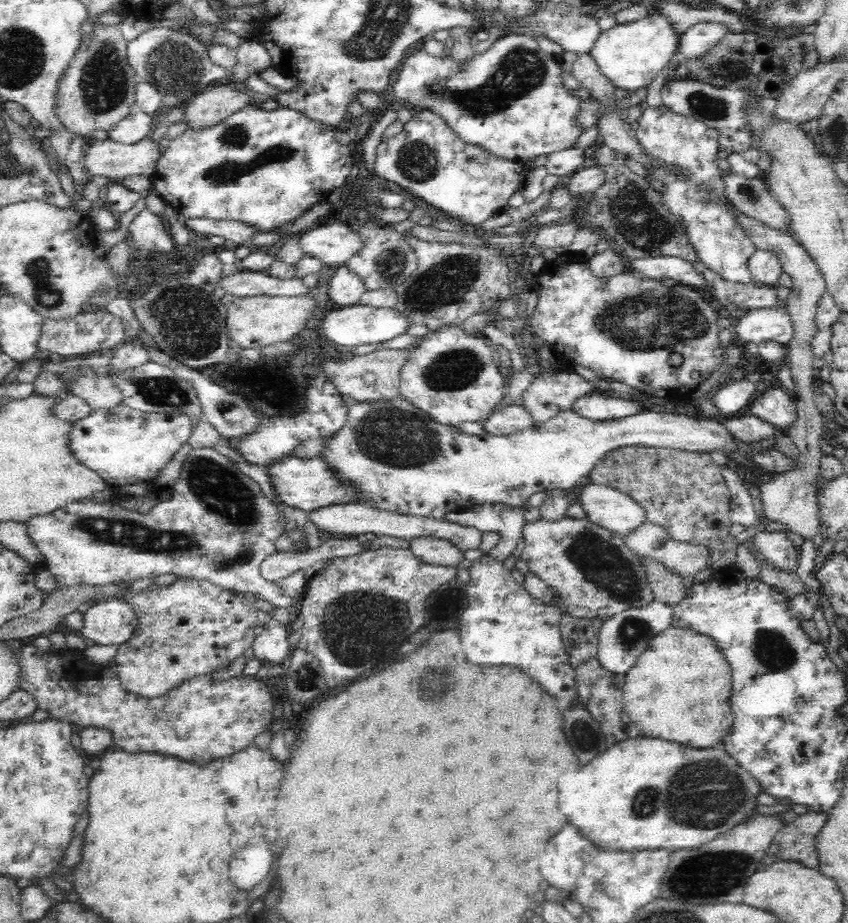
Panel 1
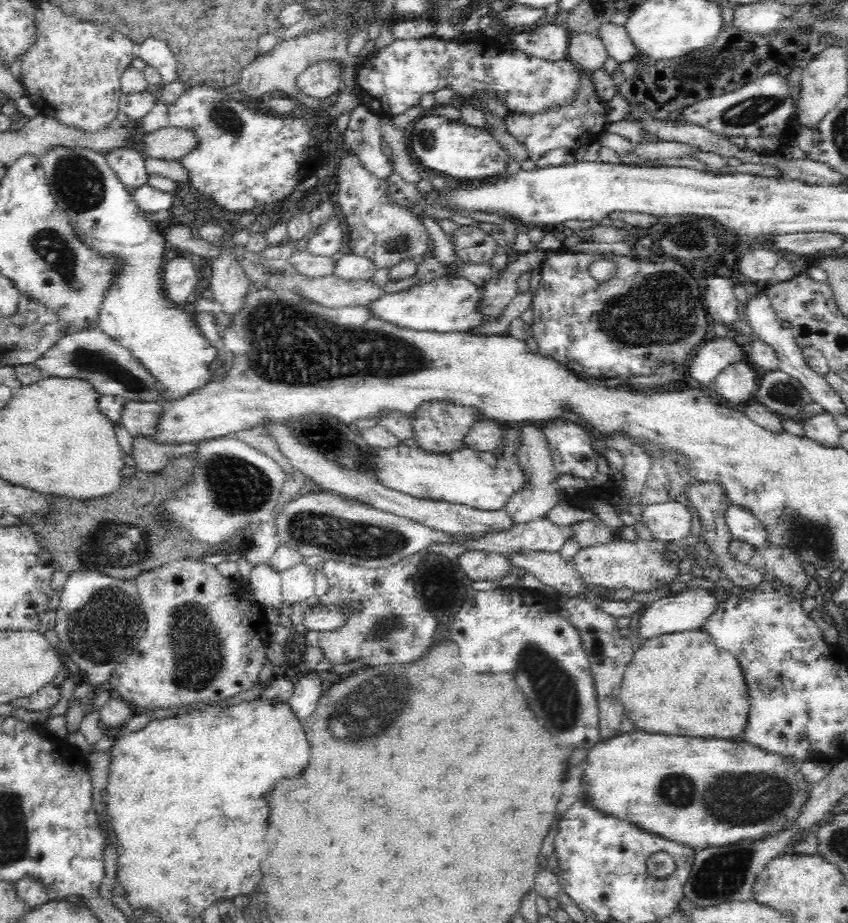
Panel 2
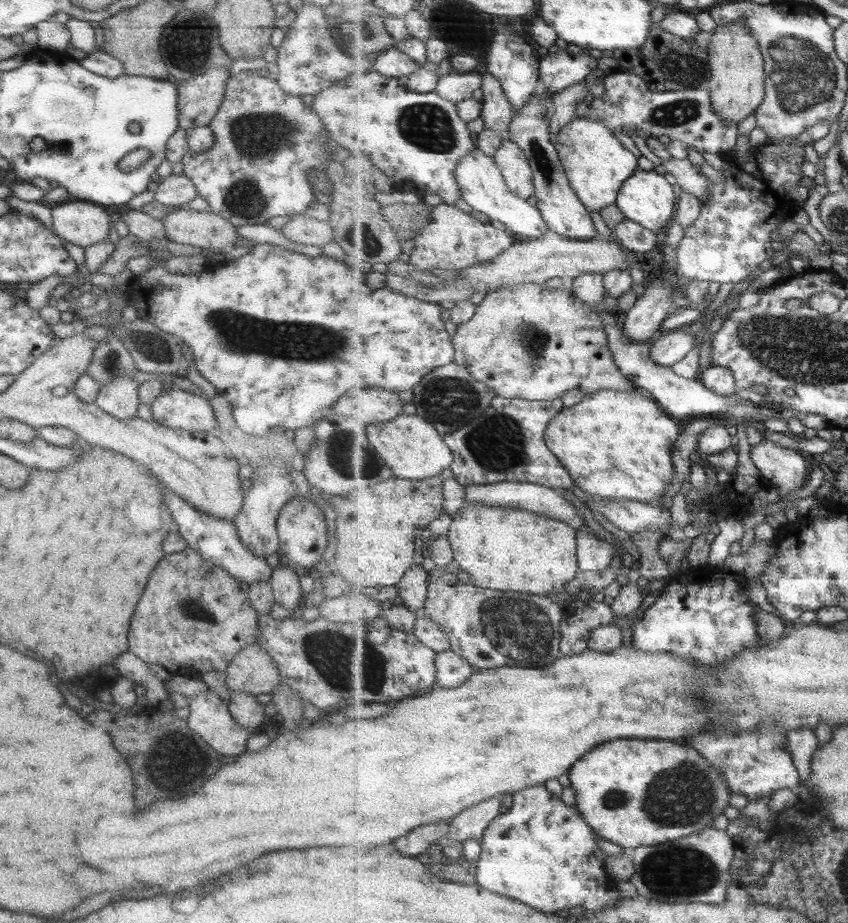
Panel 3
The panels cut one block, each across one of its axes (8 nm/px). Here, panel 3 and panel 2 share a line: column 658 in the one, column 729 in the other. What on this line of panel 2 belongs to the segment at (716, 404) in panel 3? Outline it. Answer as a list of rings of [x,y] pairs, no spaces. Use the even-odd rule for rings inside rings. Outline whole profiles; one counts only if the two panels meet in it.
[[[748,360],[736,361],[723,368],[712,386],[713,394],[729,404],[746,404],[754,399],[759,383]]]

